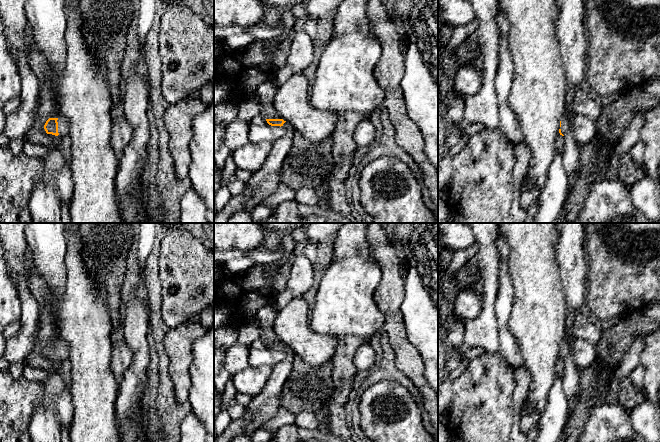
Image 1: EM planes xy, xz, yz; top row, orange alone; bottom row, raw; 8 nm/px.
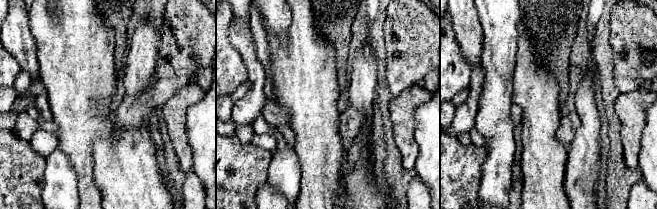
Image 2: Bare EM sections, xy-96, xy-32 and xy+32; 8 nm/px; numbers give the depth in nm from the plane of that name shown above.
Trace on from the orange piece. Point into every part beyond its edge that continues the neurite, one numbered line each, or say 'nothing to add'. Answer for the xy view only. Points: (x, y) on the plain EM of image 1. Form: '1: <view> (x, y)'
1: xy (63, 349)

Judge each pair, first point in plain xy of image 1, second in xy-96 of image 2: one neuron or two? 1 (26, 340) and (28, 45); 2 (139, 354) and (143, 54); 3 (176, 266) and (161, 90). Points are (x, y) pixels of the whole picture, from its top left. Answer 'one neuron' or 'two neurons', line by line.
1: one neuron
2: one neuron
3: one neuron

